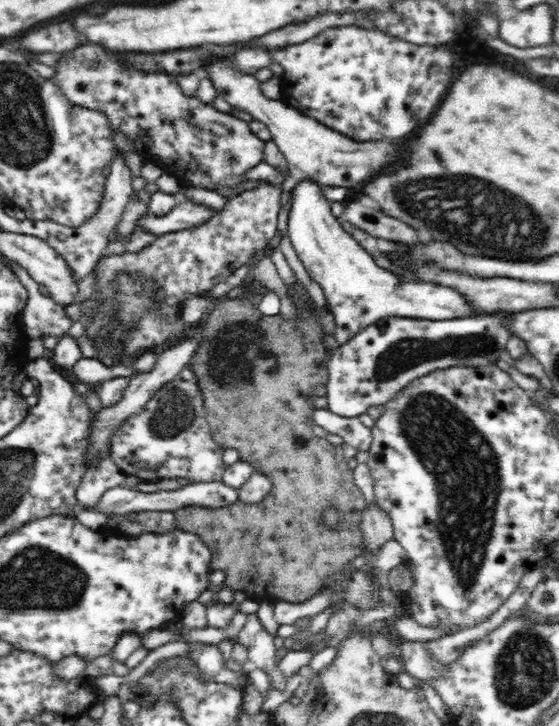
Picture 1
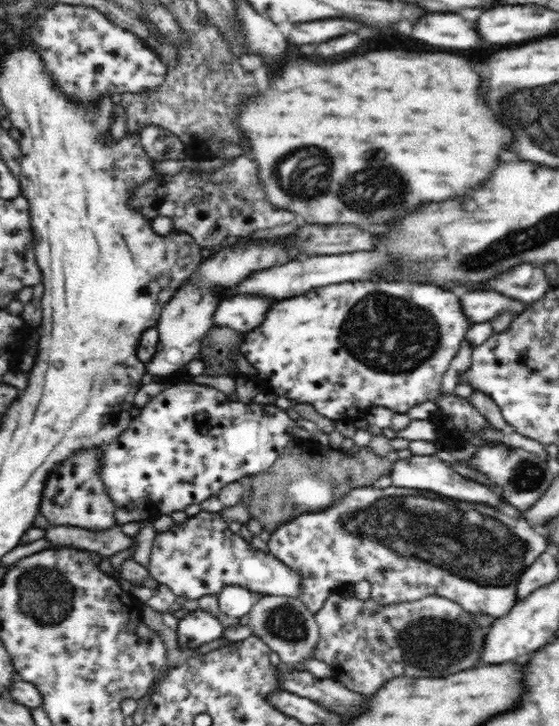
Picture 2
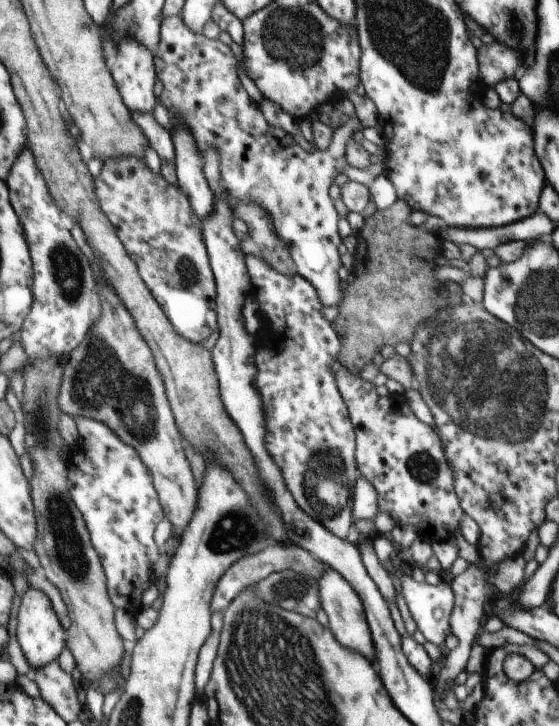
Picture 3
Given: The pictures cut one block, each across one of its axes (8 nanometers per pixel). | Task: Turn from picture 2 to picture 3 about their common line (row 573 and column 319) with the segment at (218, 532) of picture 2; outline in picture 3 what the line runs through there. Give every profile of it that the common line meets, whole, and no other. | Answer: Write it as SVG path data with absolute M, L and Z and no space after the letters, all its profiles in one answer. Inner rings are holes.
M180 14L164 18L164 20L161 21L160 37L159 46L153 52L153 62L157 79L163 86L161 94L157 98L157 102L168 110L168 113L170 113L170 116L172 117L172 122L178 122L187 129L187 132L193 137L194 142L196 142L198 152L203 153L205 150L208 150L210 146L216 148L216 152L220 154L221 183L222 186L228 190L228 195L241 203L256 202L256 204L262 206L262 208L268 212L268 216L270 216L270 220L272 220L272 226L274 226L274 234L280 238L282 244L288 246L288 252L290 252L290 256L292 256L292 260L294 260L294 264L296 264L296 271L304 278L304 280L308 280L308 282L314 286L316 292L318 292L318 298L320 298L320 302L322 302L324 307L334 306L338 308L344 296L344 290L342 290L342 286L340 286L341 280L338 276L338 269L342 266L342 257L338 252L338 246L341 244L342 240L338 233L338 221L340 216L334 207L332 198L330 198L330 187L334 184L335 177L339 174L344 174L353 182L360 182L366 186L369 186L379 175L384 174L383 164L370 165L366 170L358 170L358 168L350 166L346 161L346 146L348 146L348 142L350 142L355 131L362 131L364 127L356 117L350 119L346 124L333 132L333 136L331 137L332 142L330 142L328 150L318 149L313 154L310 154L310 152L306 152L306 150L300 148L293 138L277 133L277 131L272 129L270 124L266 122L259 105L256 105L253 100L250 99L250 96L248 96L240 82L240 78L238 77L238 59L235 58L228 45L223 44L219 39L210 40L210 38L206 38L202 33L196 33L195 31L190 30L190 28L182 21Z

